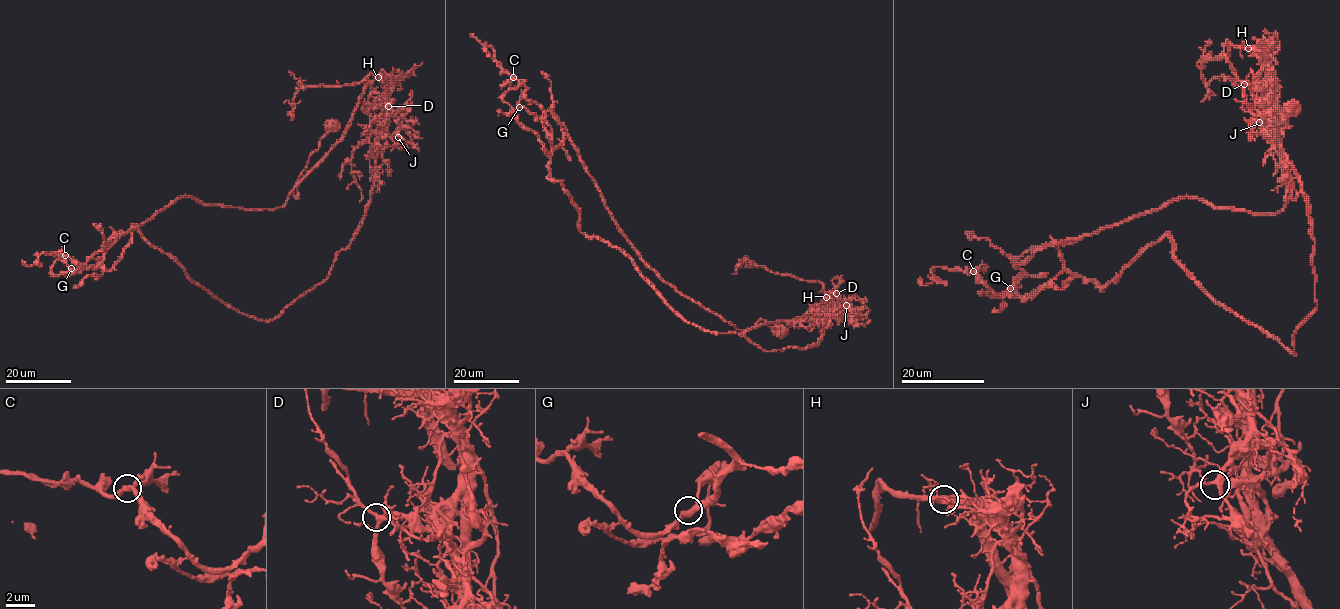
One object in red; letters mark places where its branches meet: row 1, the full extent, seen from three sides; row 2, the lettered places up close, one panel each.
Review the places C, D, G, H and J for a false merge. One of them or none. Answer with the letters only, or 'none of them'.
H

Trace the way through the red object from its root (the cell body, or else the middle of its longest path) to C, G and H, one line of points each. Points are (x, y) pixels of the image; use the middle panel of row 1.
C: (779, 331), (765, 320), (739, 330), (666, 283), (616, 223), (567, 129), (522, 107), (526, 87), (513, 77)
G: (779, 331), (765, 320), (739, 330), (666, 283), (616, 223), (567, 129), (549, 110), (537, 118), (519, 107)
H: (779, 331), (765, 320), (747, 330), (801, 318), (815, 305), (820, 312), (831, 314), (826, 296)

